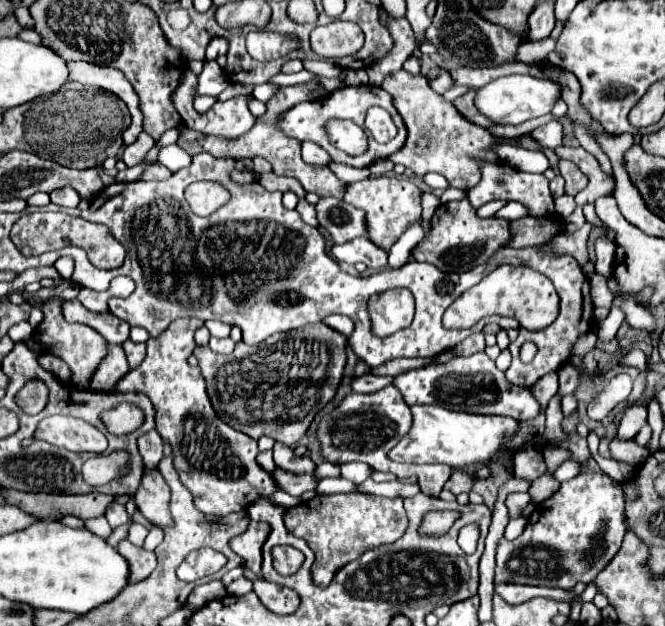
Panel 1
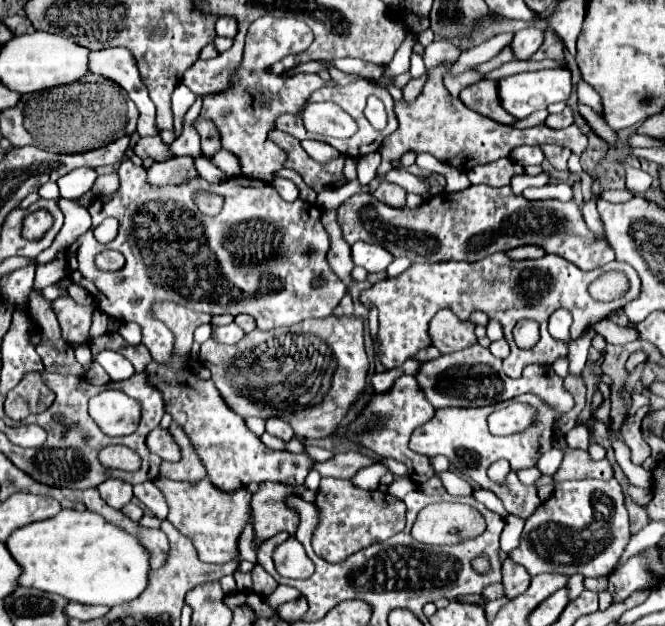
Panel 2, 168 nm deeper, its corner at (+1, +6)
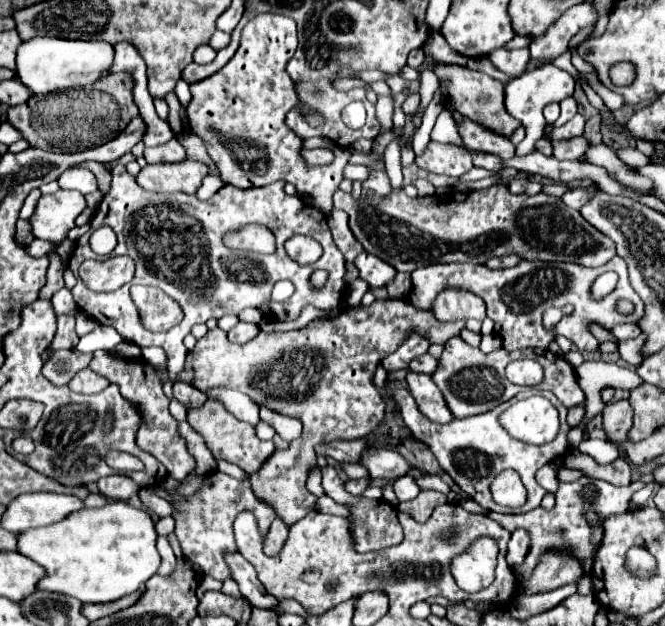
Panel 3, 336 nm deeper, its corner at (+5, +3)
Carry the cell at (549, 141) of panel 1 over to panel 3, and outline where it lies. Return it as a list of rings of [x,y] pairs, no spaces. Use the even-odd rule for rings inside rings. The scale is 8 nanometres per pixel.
[[[573,97],[563,99],[559,105],[561,105],[561,115],[559,115],[559,119],[553,123],[555,127],[559,127],[559,125],[567,123],[567,121],[577,113],[577,103],[575,103],[575,99],[573,99]]]

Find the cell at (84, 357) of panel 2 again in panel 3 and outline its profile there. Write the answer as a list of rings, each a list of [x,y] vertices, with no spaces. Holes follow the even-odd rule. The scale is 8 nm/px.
[[[99,324],[91,333],[81,337],[75,348],[82,353],[92,353],[98,349],[108,351],[122,341],[123,338],[115,329]]]

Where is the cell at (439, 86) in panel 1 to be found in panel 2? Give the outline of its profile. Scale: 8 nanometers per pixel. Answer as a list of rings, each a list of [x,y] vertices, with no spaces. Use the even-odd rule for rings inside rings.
[[[467,70],[467,72],[463,72],[463,74],[451,74],[451,72],[445,72],[445,76],[443,76],[445,80],[445,86],[449,88],[449,92],[453,94],[453,96],[457,96],[465,86],[469,86],[469,84],[473,84],[473,82],[479,82],[481,78],[483,78],[483,74],[479,74],[479,72],[475,72],[475,70]]]

